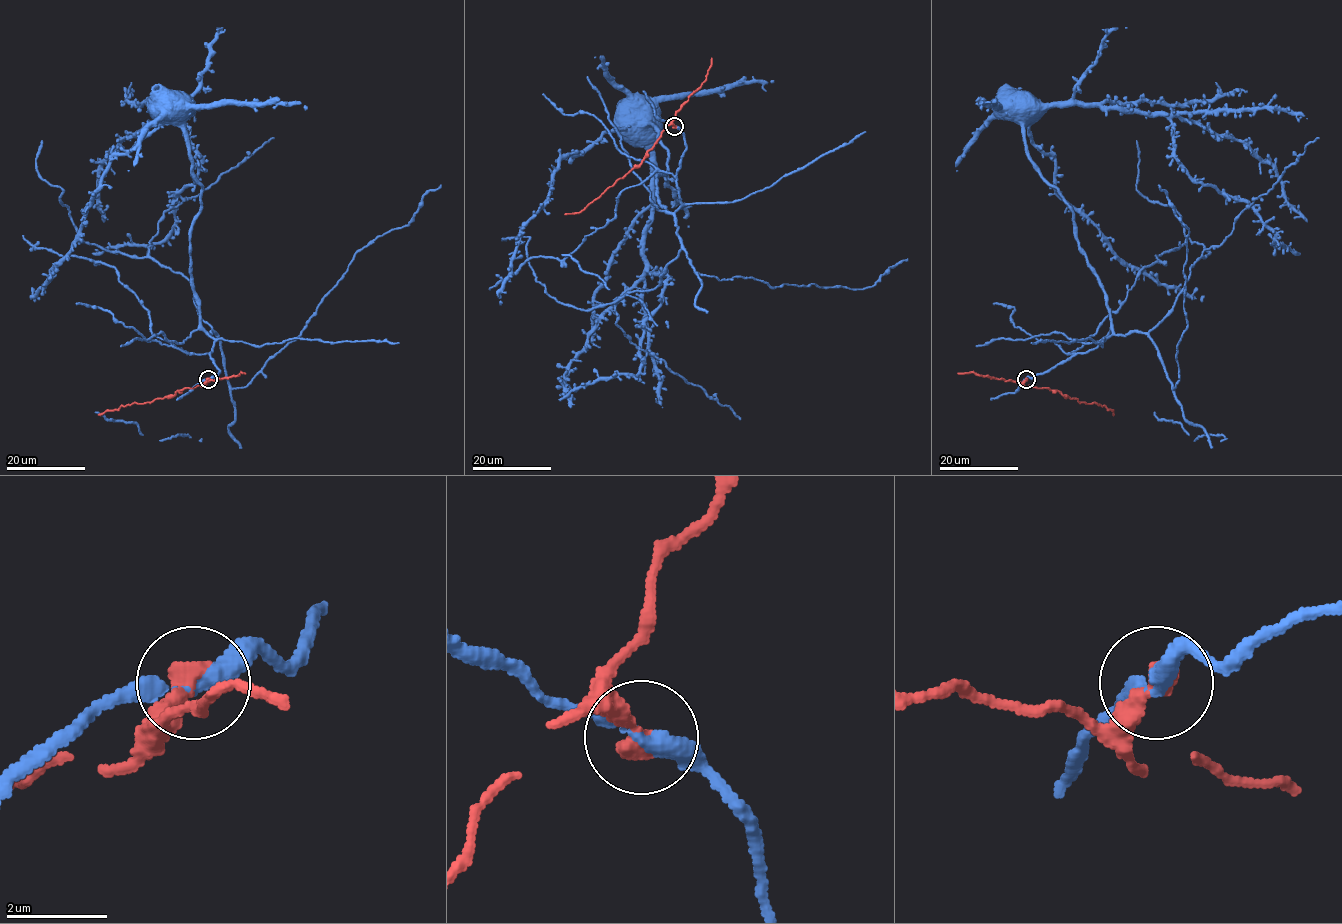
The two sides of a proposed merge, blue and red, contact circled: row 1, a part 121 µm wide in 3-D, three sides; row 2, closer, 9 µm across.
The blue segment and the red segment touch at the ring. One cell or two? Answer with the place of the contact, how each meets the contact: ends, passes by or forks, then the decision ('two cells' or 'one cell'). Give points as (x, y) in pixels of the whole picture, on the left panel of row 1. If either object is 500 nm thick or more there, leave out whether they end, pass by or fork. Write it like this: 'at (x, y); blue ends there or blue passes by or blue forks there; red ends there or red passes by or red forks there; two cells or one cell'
at (208, 379); blue passes by; red ends there; two cells

